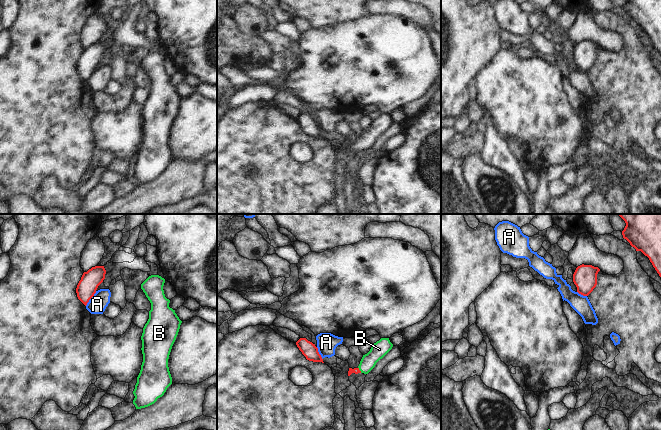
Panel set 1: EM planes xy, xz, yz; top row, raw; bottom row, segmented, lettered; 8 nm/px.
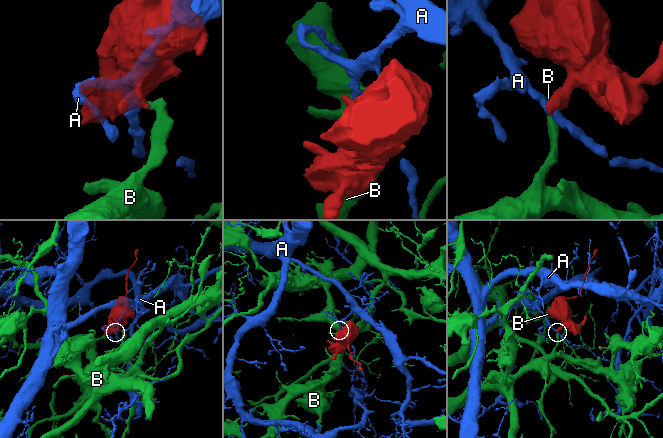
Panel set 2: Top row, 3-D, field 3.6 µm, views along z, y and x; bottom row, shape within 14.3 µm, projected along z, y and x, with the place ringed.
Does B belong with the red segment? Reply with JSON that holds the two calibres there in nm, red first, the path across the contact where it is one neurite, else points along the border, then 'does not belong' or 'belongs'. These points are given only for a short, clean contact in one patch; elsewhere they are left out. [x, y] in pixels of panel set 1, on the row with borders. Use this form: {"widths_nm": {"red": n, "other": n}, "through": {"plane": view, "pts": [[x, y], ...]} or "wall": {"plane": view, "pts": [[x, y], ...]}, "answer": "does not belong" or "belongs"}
{"widths_nm": {"red": 50, "other": 130}, "through": {"plane": "xz", "pts": [[356, 370], [359, 370], [379, 349]]}, "answer": "belongs"}

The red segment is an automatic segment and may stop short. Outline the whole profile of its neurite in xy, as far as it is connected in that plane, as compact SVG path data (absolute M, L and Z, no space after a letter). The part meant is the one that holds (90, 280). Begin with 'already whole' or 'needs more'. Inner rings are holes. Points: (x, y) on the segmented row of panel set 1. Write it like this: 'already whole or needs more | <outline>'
already whole | M95 266L84 272L79 281L76 293L78 299L86 306L94 296L98 286L105 279L106 270L104 266Z

